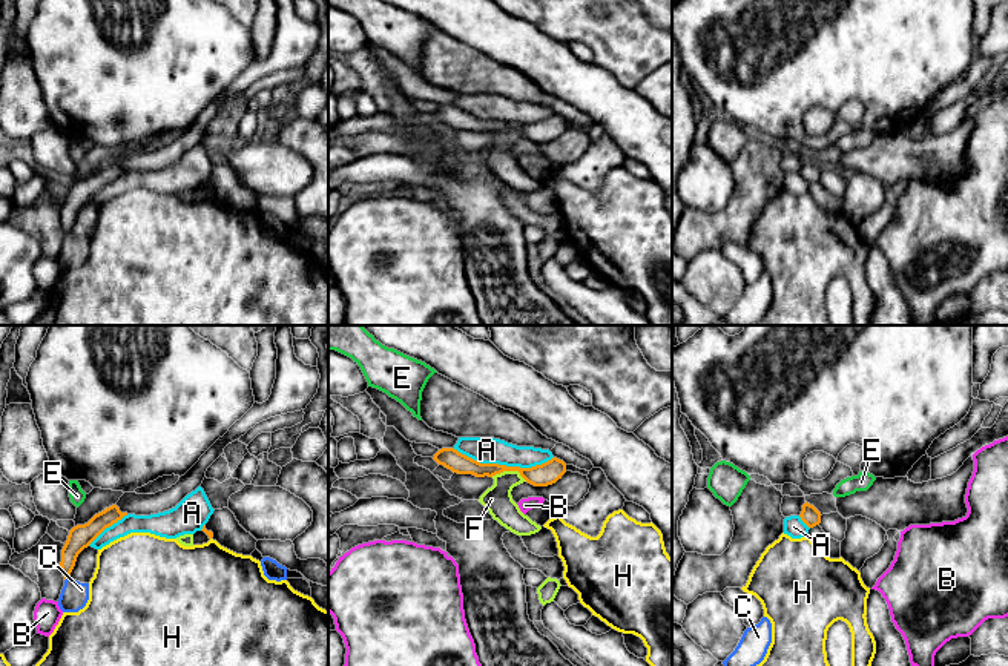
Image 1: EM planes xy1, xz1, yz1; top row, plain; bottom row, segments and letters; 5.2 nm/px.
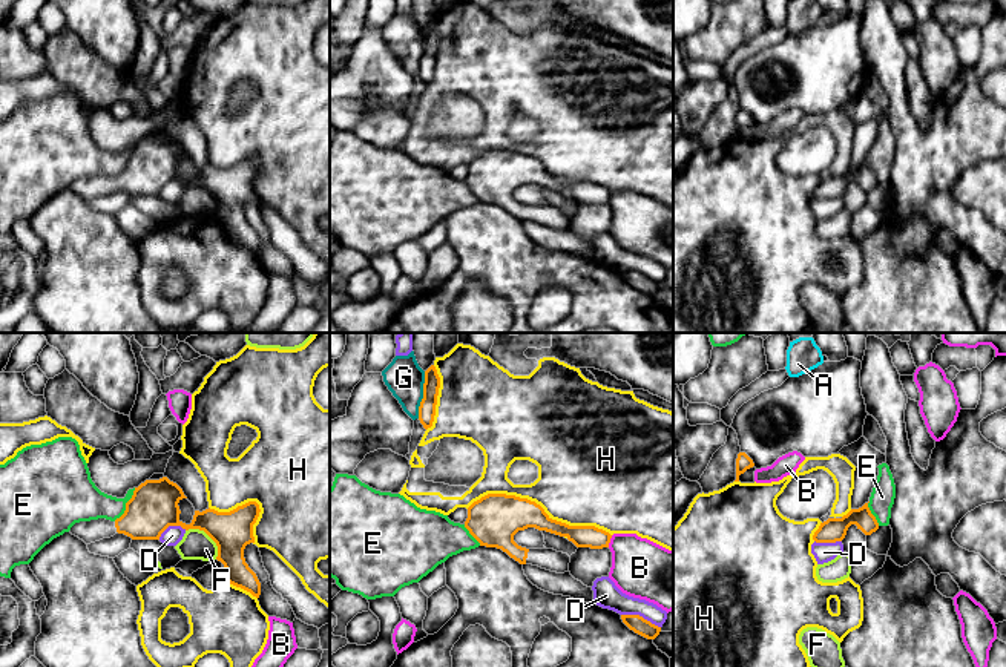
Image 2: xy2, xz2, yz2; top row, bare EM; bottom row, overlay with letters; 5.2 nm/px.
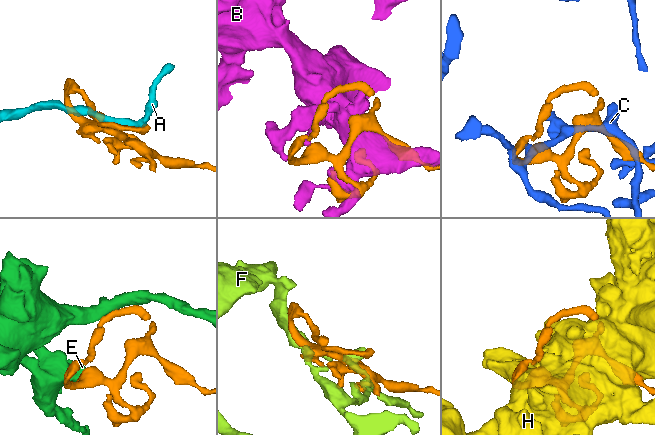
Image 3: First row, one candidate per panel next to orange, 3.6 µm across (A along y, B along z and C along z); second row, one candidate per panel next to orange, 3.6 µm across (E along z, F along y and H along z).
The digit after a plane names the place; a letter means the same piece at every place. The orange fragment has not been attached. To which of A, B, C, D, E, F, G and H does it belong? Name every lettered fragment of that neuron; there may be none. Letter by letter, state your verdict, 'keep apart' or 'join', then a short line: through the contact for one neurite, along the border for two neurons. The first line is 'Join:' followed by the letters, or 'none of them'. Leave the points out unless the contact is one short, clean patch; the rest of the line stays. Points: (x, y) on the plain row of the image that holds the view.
Join: none of them
A: keep apart
B: keep apart
C: keep apart; line xy1 (69, 232), (65, 237)
D: keep apart
E: keep apart; line xy2 (135, 144), (126, 160), (126, 166), (114, 177)
F: keep apart
G: keep apart; line xz2 (425, 28), (424, 54), (417, 74)
H: keep apart

